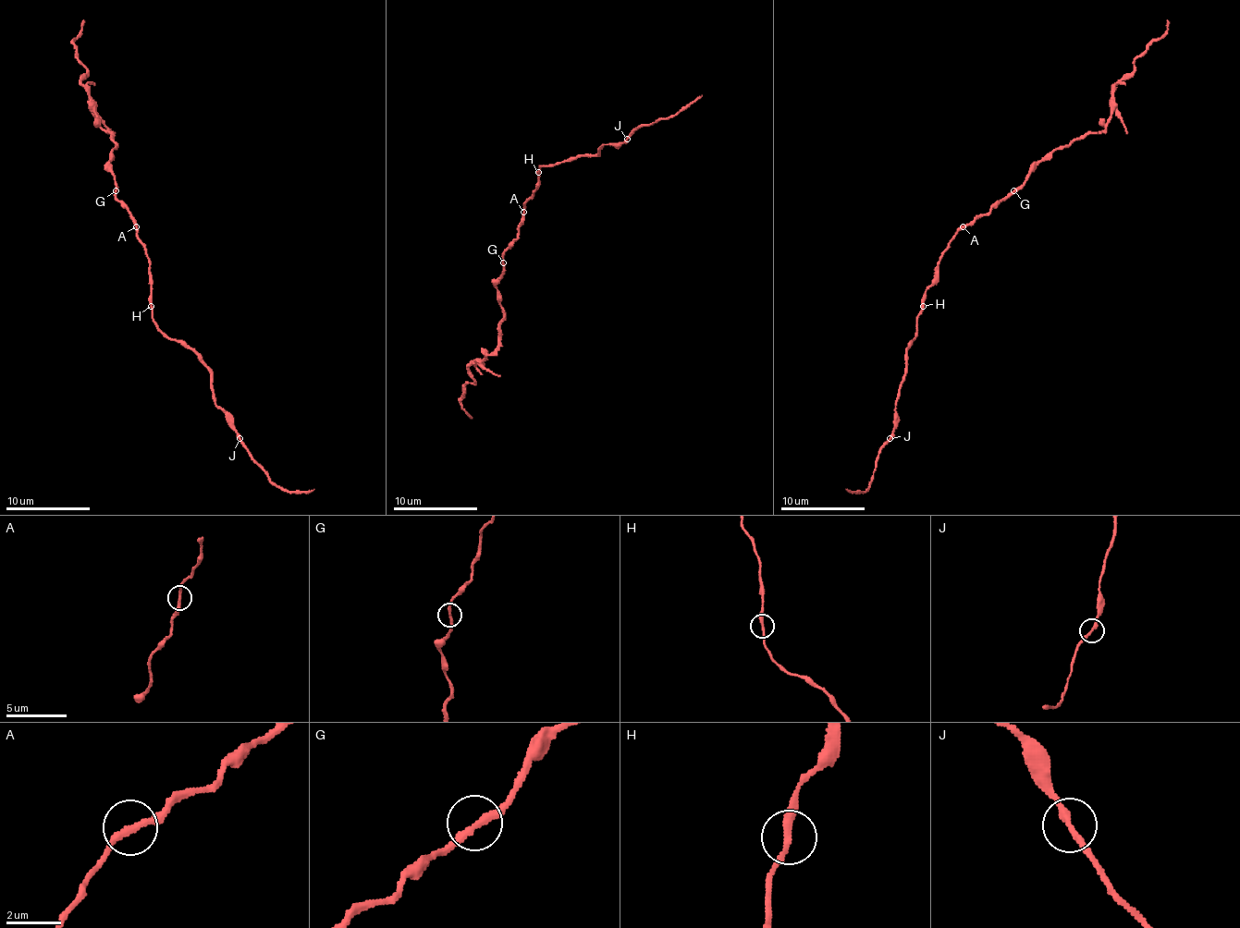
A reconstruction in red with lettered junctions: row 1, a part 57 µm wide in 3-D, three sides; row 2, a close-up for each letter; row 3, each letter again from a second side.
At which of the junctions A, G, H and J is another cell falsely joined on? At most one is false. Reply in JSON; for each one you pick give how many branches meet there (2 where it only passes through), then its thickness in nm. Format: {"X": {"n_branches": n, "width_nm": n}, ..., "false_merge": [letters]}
{"false_merge": []}

